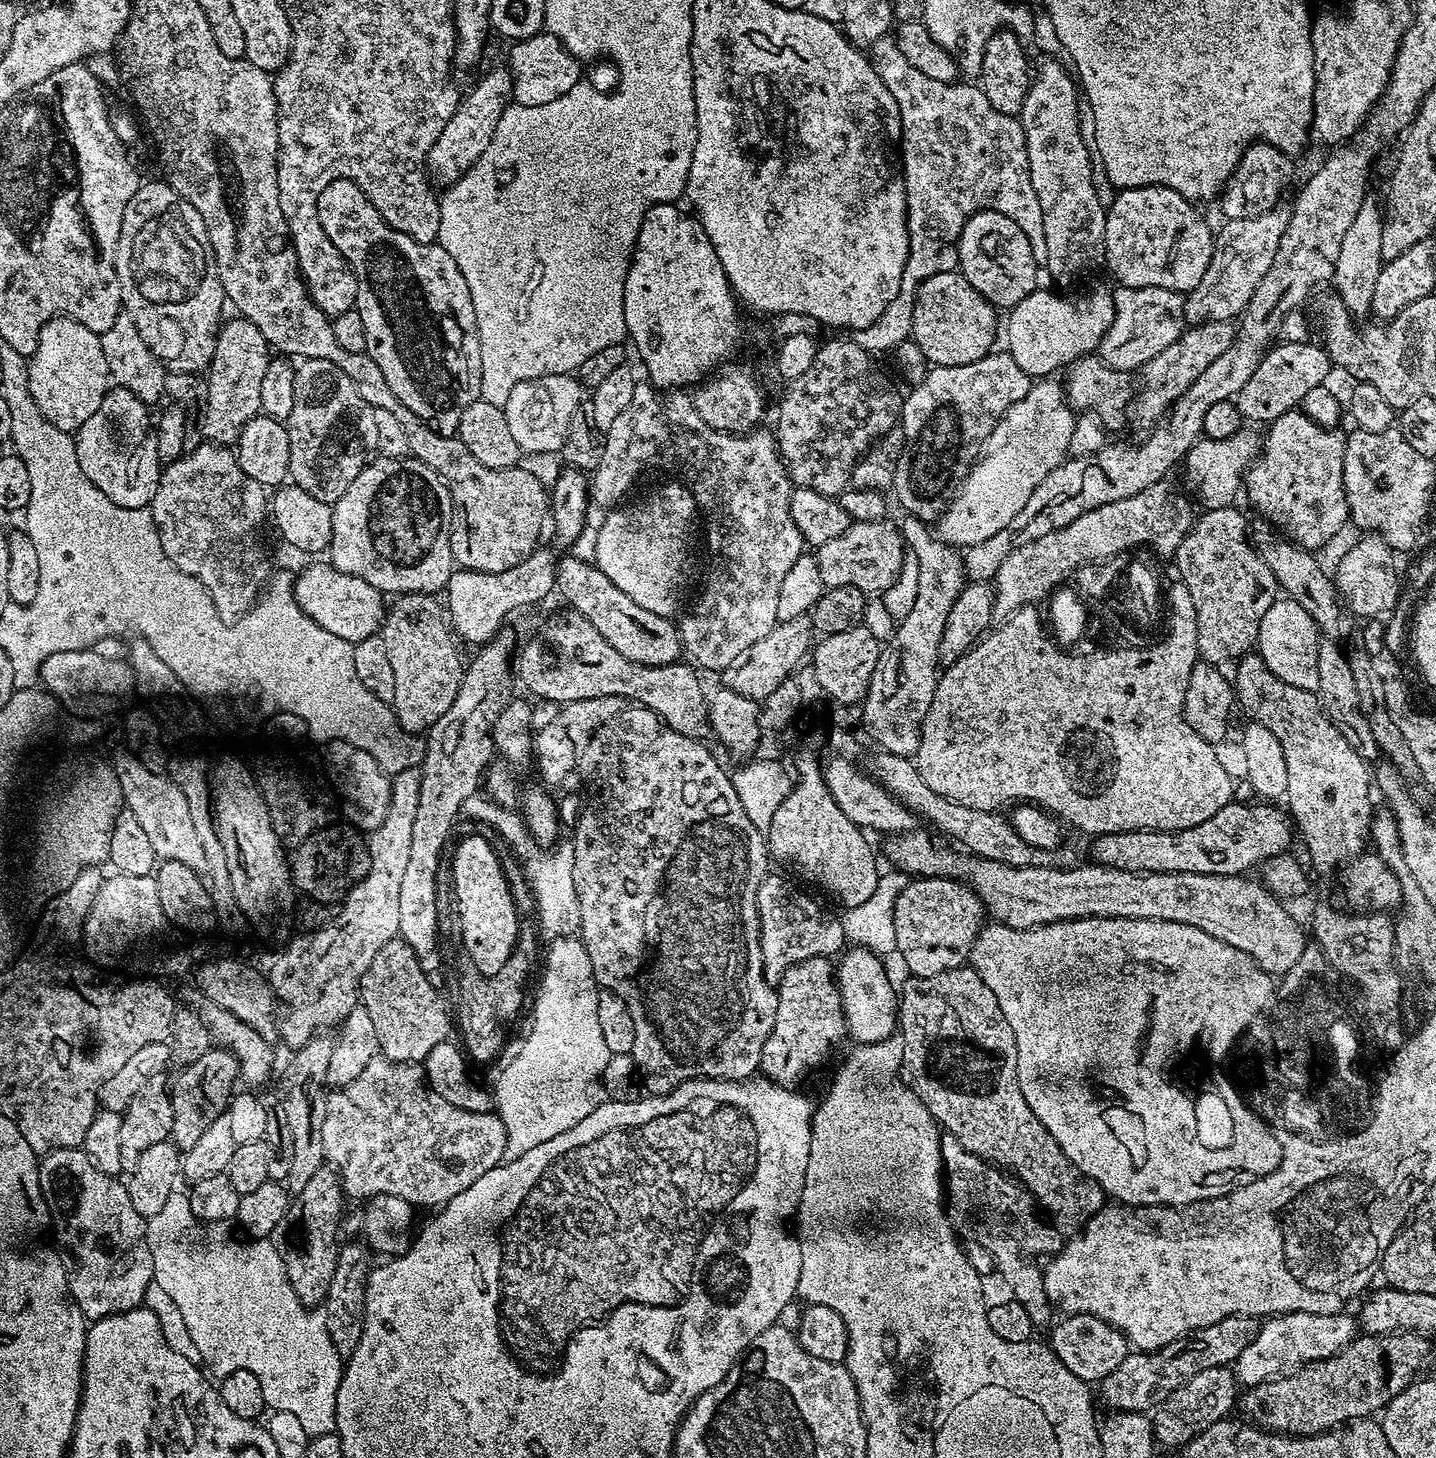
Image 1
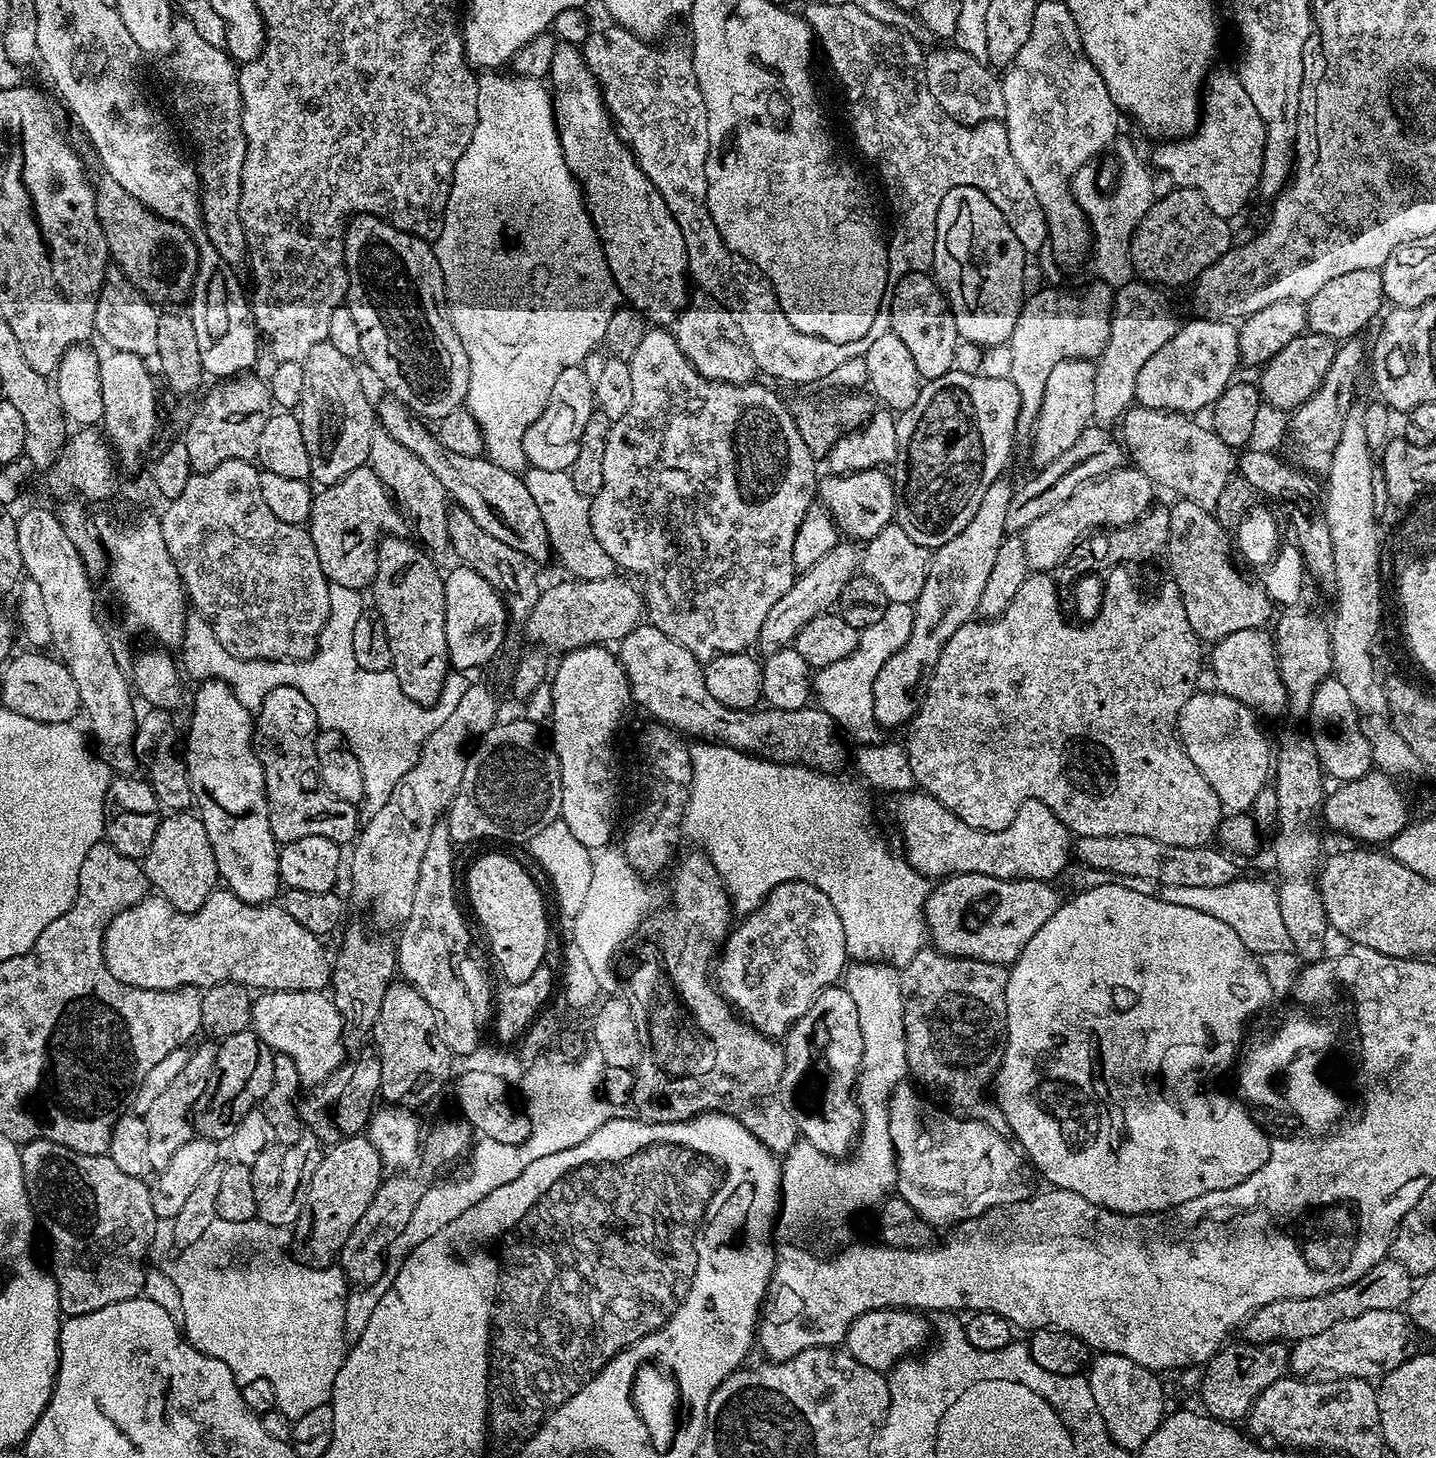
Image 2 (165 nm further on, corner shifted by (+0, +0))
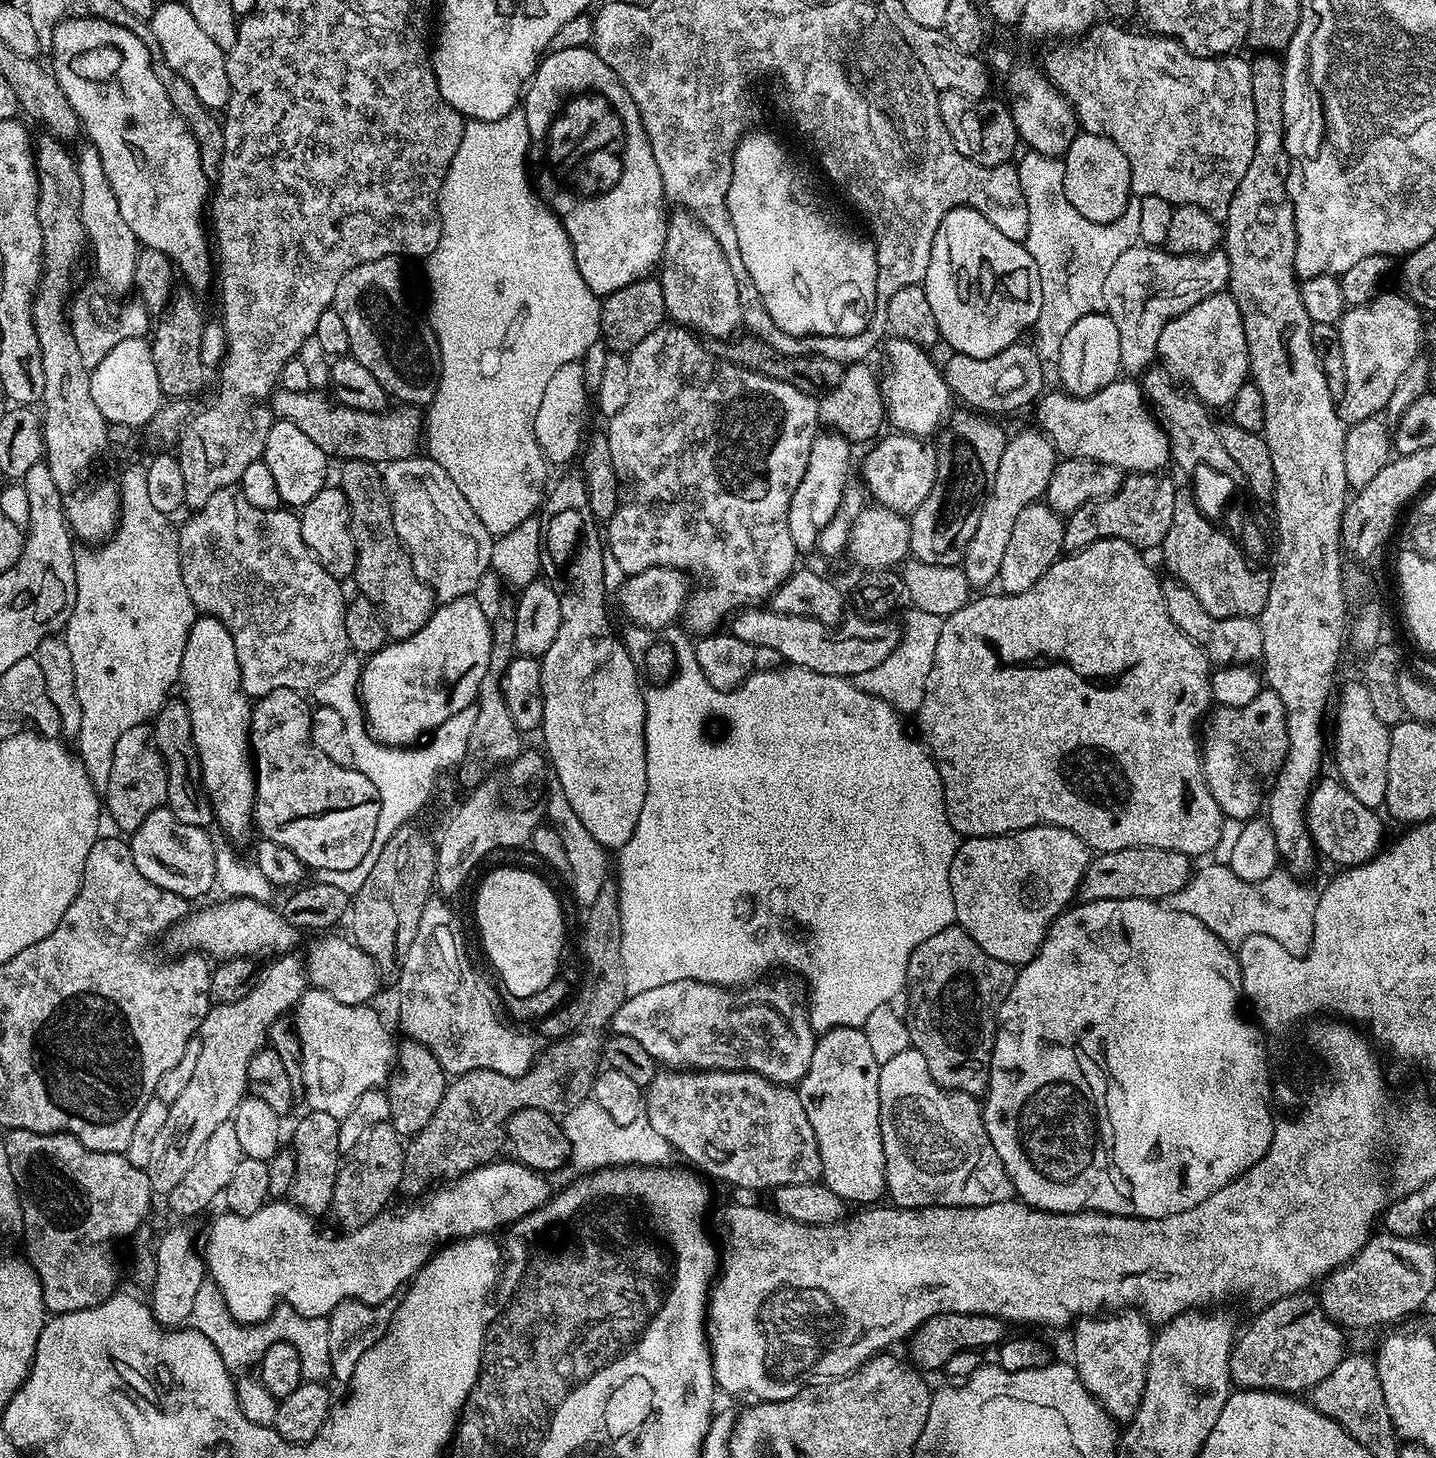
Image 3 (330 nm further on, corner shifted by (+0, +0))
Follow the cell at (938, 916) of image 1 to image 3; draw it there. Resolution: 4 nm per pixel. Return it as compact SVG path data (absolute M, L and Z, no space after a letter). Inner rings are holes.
M1123 848L1101 852L1088 861L1088 869L1080 883L1081 901L1089 900L1154 900L1164 902L1168 896L1182 890L1192 879L1193 861L1186 854L1161 848Z

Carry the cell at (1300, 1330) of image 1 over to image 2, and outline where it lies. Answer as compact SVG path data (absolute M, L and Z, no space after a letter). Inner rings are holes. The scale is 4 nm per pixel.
M1373 1310L1337 1322L1330 1330L1314 1334L1314 1338L1295 1341L1288 1353L1288 1362L1291 1371L1301 1378L1353 1376L1359 1380L1376 1382L1390 1374L1390 1370L1402 1366L1409 1356L1417 1355L1416 1339L1417 1333L1403 1311Z

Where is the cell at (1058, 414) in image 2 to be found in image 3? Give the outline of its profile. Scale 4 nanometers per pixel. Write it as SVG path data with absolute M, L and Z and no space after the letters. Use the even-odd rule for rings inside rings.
M1091 312L1078 318L1058 346L1060 358L1060 380L1063 391L1074 396L1090 396L1109 386L1121 375L1120 355L1122 346L1118 342L1118 326L1104 312Z

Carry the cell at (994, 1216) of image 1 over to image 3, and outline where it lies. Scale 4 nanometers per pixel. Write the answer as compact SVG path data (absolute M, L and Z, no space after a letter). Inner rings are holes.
M909 1047L883 1061L878 1074L882 1150L886 1154L886 1189L897 1208L981 1208L1013 1199L1012 1183L986 1134L982 1104L965 1092L950 1092L930 1078L926 1058Z

